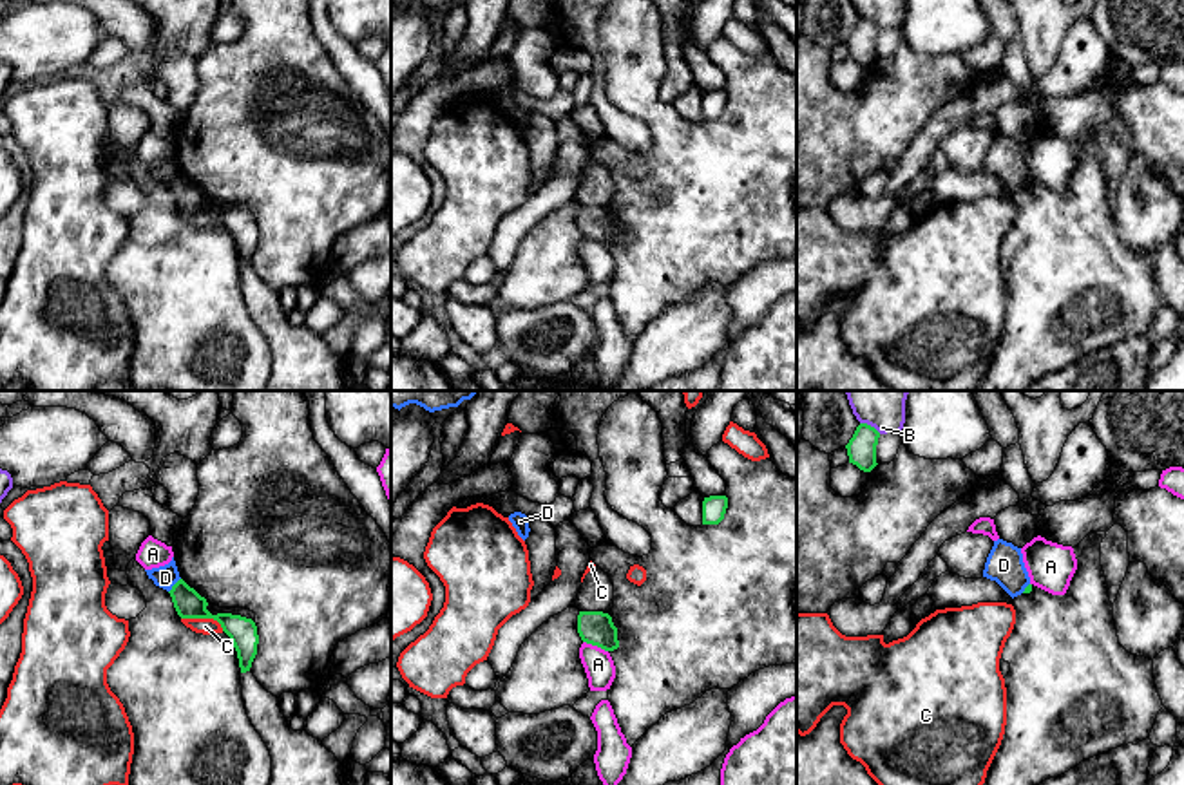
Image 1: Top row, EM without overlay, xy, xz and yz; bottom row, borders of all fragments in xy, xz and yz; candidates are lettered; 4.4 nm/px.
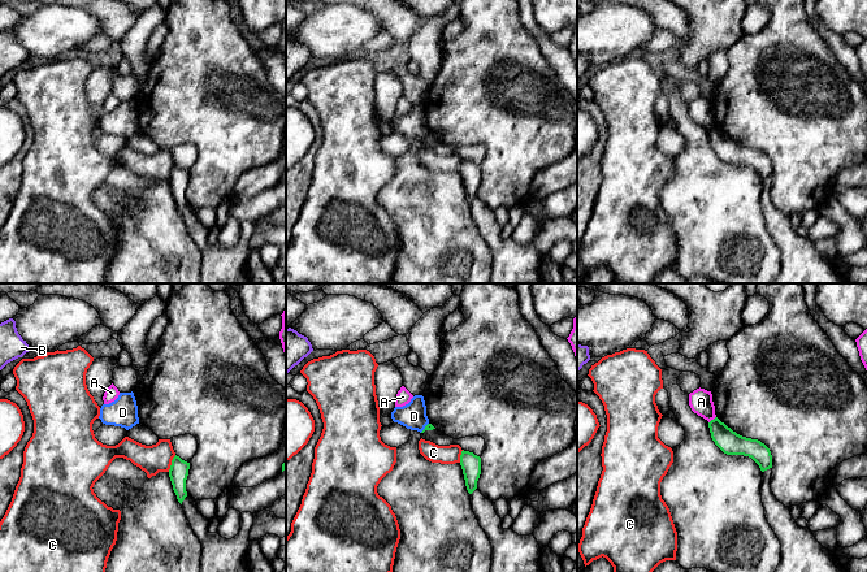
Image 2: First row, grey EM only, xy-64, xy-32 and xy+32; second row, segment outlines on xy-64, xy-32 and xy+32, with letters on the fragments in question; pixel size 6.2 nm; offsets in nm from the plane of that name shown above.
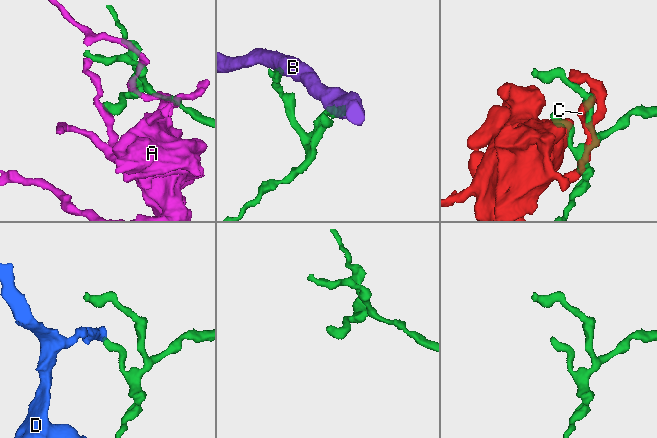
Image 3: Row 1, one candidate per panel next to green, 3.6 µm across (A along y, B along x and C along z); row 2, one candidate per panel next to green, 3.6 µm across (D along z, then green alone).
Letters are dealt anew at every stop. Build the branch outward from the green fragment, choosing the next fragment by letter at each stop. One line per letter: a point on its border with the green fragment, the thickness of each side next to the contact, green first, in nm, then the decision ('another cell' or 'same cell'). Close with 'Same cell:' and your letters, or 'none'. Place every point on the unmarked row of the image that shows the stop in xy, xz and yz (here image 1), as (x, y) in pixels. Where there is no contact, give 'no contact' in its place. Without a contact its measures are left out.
A: contact xz (596, 239); calibres 150 and 130 nm; another cell
B: contact yz (871, 22); calibres 130 and 130 nm; another cell
C: contact xy (203, 212); calibres 130 and 70 nm; another cell
D: contact xy (174, 179); calibres 130 and 100 nm; another cell
Same cell: none

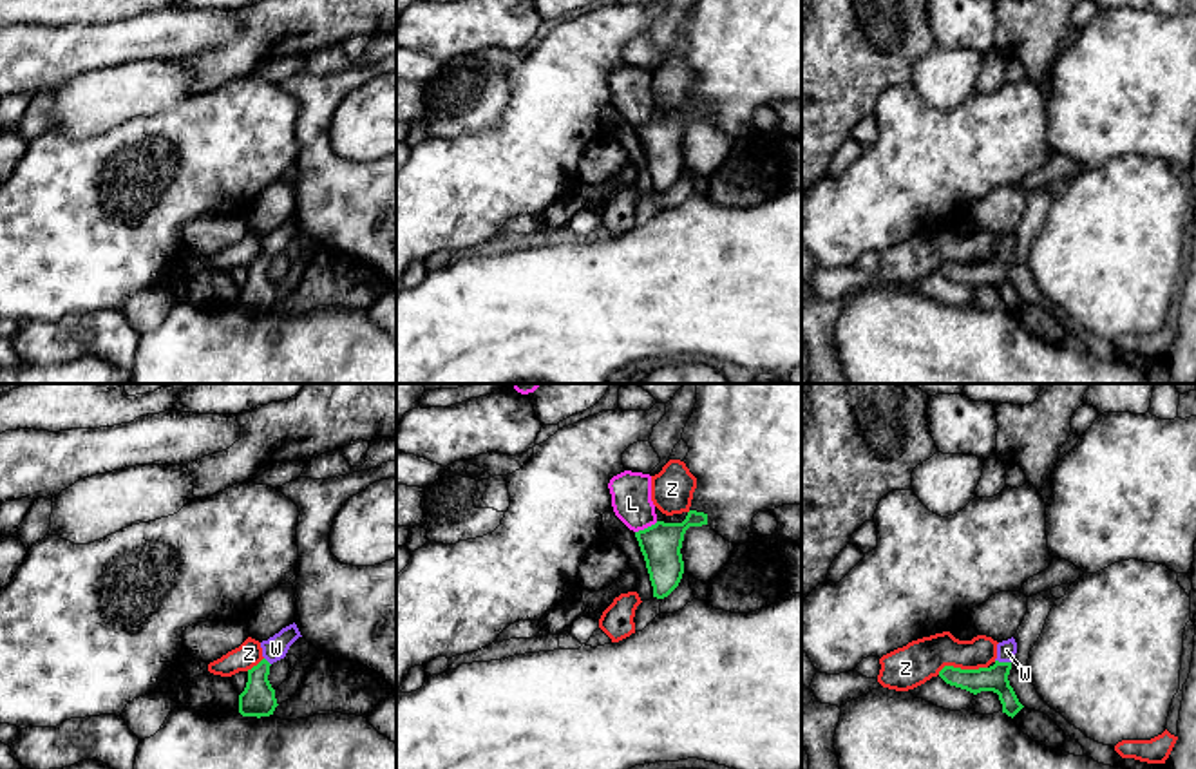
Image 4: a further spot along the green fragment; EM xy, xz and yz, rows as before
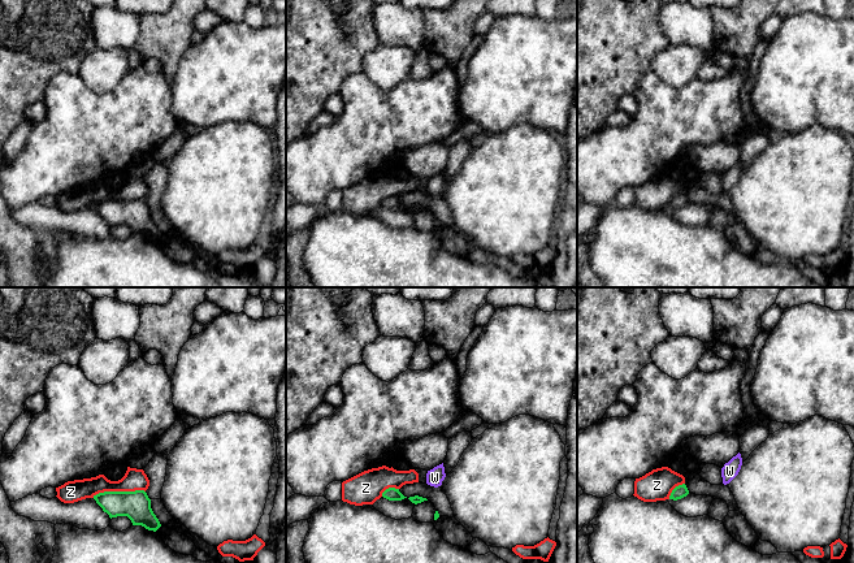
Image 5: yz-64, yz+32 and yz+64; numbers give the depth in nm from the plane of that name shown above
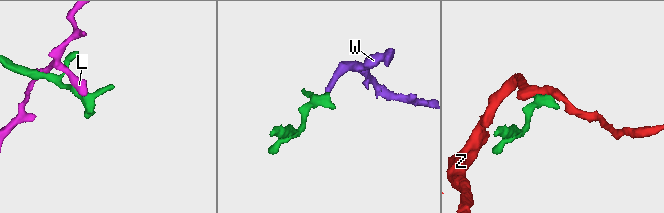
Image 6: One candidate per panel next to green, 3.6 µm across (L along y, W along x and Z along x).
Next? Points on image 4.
L: contact xz (648, 122); calibres 180 and 180 nm; another cell
W: contact yz (1003, 257); calibres 110 and 90 nm; same cell
Z: contact yz (959, 263); calibres 110 and 190 nm; another cell
Same cell: W

